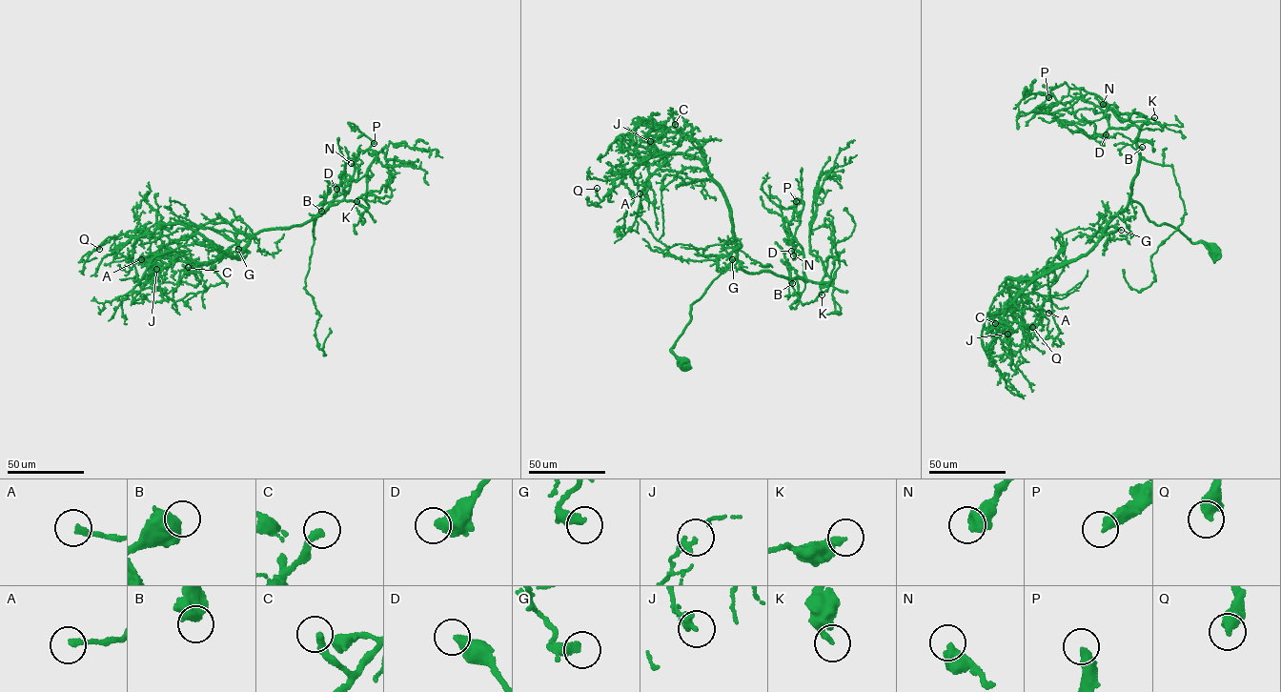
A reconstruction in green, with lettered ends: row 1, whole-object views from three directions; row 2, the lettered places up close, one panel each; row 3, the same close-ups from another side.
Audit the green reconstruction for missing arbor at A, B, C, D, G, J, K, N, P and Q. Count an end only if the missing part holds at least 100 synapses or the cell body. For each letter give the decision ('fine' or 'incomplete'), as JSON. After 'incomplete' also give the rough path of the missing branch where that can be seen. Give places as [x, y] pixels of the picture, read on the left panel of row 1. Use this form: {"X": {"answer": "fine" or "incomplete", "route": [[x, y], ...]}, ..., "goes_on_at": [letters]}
{"A": {"answer": "fine"}, "B": {"answer": "fine"}, "C": {"answer": "fine"}, "D": {"answer": "fine"}, "G": {"answer": "fine"}, "J": {"answer": "fine"}, "K": {"answer": "fine"}, "N": {"answer": "fine"}, "P": {"answer": "incomplete", "route": [[374, 143], [376, 139], [375, 159], [359, 177]]}, "Q": {"answer": "fine"}, "goes_on_at": ["P"]}

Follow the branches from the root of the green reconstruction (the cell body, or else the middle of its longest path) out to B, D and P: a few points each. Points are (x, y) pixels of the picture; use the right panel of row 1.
B: (1215, 254), (1172, 227), (1149, 221), (1135, 201), (1117, 213), (1131, 195), (1142, 147)
D: (1215, 254), (1149, 221), (1135, 201), (1117, 213), (1138, 171), (1140, 132), (1131, 125), (1106, 134)
P: (1215, 254), (1149, 221), (1135, 201), (1117, 213), (1139, 170), (1138, 128), (1110, 127), (1080, 98), (1048, 97)

